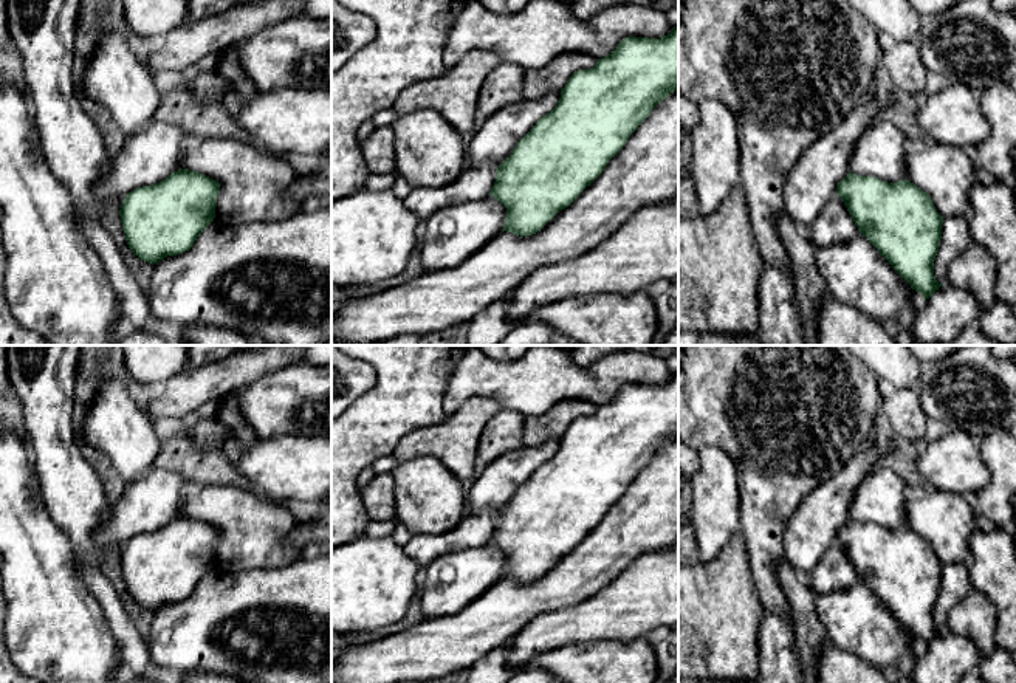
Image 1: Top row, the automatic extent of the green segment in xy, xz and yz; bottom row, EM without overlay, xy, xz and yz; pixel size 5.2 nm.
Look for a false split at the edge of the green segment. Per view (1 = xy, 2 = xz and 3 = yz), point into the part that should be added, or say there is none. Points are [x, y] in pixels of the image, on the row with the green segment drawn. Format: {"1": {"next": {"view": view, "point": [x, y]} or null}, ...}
{"1": {"next": null}, "2": {"next": null}, "3": {"next": null}}

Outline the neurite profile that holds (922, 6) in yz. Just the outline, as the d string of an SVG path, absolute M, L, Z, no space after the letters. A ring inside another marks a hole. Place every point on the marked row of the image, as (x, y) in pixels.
M908 0L911 8L923 15L934 15L943 9L952 8L960 0Z

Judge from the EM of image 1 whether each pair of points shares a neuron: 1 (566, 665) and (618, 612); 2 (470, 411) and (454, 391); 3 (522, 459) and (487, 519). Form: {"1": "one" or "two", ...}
{"1": "two", "2": "two", "3": "two"}

